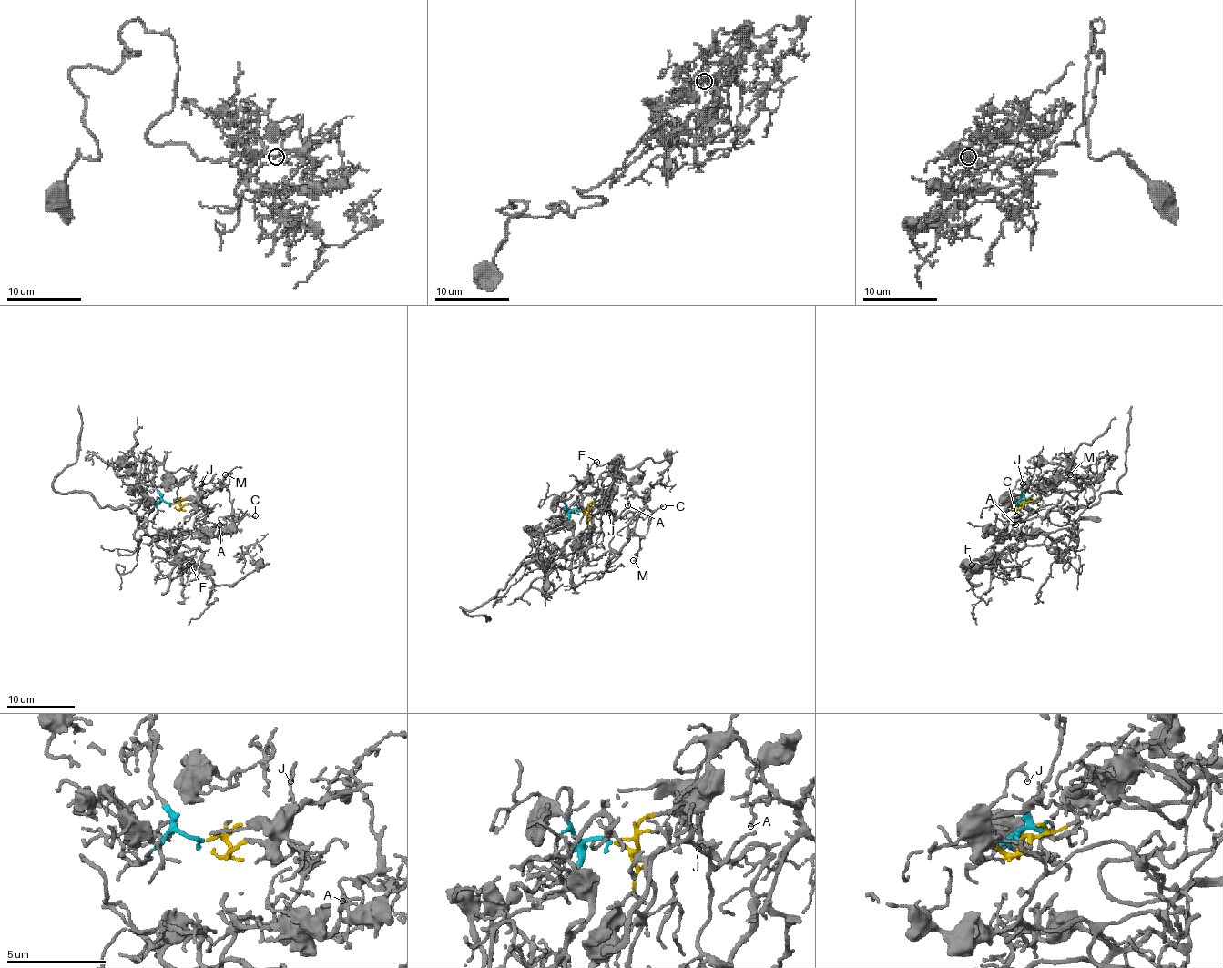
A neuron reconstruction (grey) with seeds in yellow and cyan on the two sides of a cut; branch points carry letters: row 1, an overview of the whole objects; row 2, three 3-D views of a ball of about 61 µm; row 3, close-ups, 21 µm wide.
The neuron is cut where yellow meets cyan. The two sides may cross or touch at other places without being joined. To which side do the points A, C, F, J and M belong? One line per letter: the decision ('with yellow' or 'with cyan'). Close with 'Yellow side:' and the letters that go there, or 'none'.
A: with cyan
C: with cyan
F: with cyan
J: with yellow
M: with cyan
Yellow side: J

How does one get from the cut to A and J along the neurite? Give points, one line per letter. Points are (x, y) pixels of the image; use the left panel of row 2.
A: (172, 504), (136, 485), (136, 538), (167, 550), (219, 524)
J: (172, 504), (178, 509), (184, 504), (192, 503), (203, 489), (203, 481), (201, 484)

